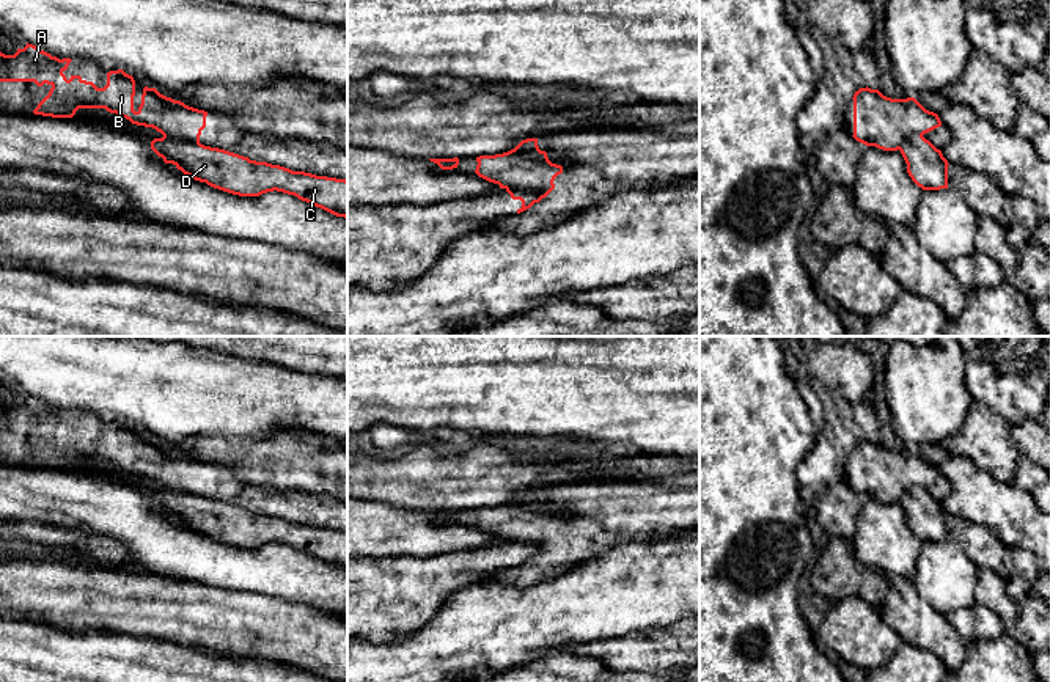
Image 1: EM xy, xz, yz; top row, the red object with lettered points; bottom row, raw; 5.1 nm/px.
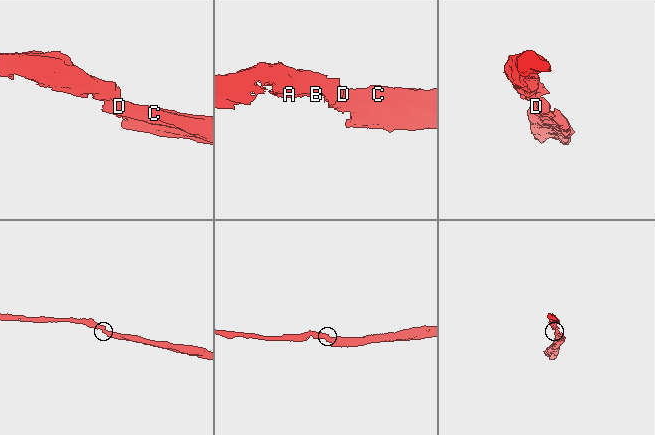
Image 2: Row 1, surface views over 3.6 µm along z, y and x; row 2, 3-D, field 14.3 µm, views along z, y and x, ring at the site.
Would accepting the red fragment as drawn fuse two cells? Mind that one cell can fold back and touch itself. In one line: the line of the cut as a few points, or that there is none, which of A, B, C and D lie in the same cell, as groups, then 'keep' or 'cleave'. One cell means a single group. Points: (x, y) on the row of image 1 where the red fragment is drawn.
cut in xz along (506, 187), (530, 190), (535, 201); A B / C D; cleave

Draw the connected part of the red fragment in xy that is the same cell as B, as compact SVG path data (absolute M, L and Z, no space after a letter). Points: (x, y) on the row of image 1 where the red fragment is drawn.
M28 44L24 49L17 49L14 55L5 55L0 52L0 82L35 82L38 86L44 83L50 85L49 94L33 110L35 115L52 118L72 118L79 108L105 108L110 113L116 113L132 124L152 127L163 137L174 140L200 143L201 130L206 127L207 112L185 105L181 101L174 101L160 94L156 88L143 88L141 104L138 110L134 110L135 80L123 69L107 72L107 85L97 88L93 82L83 80L80 75L71 75L68 80L63 74L71 58L57 58L50 53Z

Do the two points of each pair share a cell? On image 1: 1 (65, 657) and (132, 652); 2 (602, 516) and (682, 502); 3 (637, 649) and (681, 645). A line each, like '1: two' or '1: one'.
1: one
2: one
3: one

